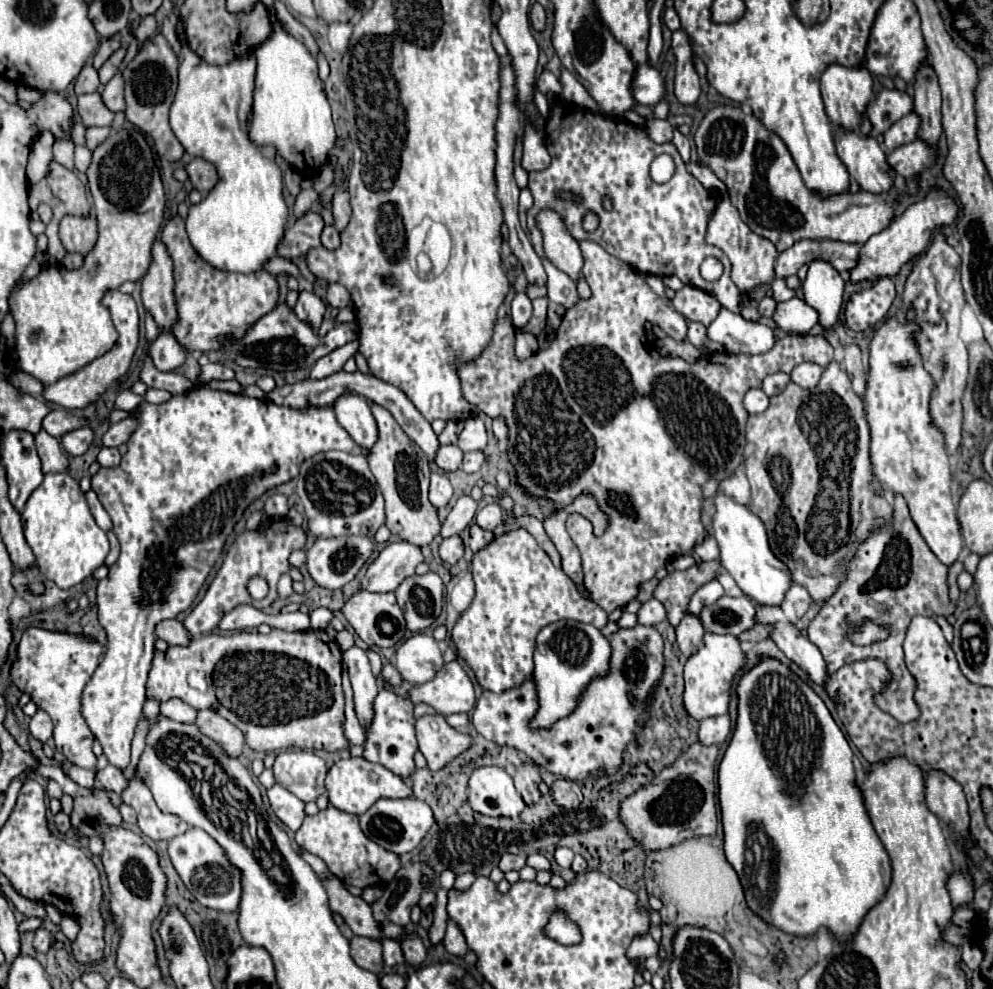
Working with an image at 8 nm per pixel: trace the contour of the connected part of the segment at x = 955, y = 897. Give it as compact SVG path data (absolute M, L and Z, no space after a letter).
M956 872L950 876L950 882L948 882L948 892L952 896L952 902L954 906L960 906L964 902L970 902L972 896L974 896L974 888L972 888L972 880L966 878L964 874Z

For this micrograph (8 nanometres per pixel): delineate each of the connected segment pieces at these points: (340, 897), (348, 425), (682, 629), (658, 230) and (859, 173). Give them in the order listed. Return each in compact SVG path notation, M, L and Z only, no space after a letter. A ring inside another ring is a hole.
M298 850L298 854L318 874L322 886L328 892L328 906L330 906L330 910L336 912L336 914L340 914L354 934L368 936L368 938L380 938L382 930L378 928L378 922L372 918L372 908L364 902L364 898L352 896L346 890L346 886L342 884L342 880L338 880L326 868L326 864L318 856L314 856L314 854L306 852L306 850Z
M342 394L334 402L336 420L340 426L360 444L366 448L372 448L372 444L378 440L378 428L376 420L370 412L370 404L364 396L358 394Z
M686 614L682 622L676 626L676 640L678 640L680 652L686 658L692 656L702 646L702 636L704 636L704 628L700 620L692 614Z
M558 98L552 108L550 108L550 116L546 120L546 148L552 156L552 164L546 170L540 172L530 172L528 174L528 188L534 196L534 206L528 210L528 230L530 230L530 240L532 246L536 250L536 254L540 254L543 248L542 233L536 226L536 214L544 208L552 208L556 210L564 222L566 228L570 230L570 234L576 240L594 240L598 242L602 248L606 248L606 252L610 252L612 256L618 256L624 264L630 264L634 270L642 272L642 274L654 274L654 276L678 276L684 284L692 284L696 288L702 288L706 292L716 294L716 298L720 300L720 304L724 308L730 308L730 312L740 312L742 308L742 298L740 292L736 288L736 284L730 280L730 260L726 258L726 254L716 248L710 246L706 242L706 228L708 228L708 218L714 212L714 204L718 204L718 196L714 190L708 190L700 184L700 180L696 180L684 166L676 146L672 142L664 142L664 144L656 144L652 140L648 140L648 132L646 128L634 126L630 122L614 122L608 116L602 116L598 112L586 110L586 108L578 108L572 102L566 102L562 98ZM598 148L602 148L602 188L598 188ZM658 154L670 154L676 162L676 172L674 176L666 182L666 184L656 184L648 170L650 170L650 162L658 156ZM556 190L566 190L576 194L580 200L572 202L572 200L558 200L554 196ZM604 196L612 198L612 210L604 210L602 200ZM592 210L598 214L600 218L600 226L590 234L586 230L582 230L582 216ZM714 256L724 264L724 274L720 276L720 280L716 282L706 282L700 276L700 264L704 258Z
M840 128L836 150L850 176L860 184L860 190L872 194L890 192L896 172L886 162L886 154L874 138L866 138L856 132L850 134Z

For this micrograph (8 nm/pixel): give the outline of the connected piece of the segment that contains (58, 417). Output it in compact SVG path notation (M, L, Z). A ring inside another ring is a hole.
M50 410L46 414L46 418L42 420L42 428L54 438L62 438L66 432L72 432L72 430L82 428L82 426L88 426L88 422L68 414L64 410Z

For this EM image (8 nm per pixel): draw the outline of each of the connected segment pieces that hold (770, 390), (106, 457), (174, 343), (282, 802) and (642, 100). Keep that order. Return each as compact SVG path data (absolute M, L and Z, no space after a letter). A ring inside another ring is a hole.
M776 372L776 374L770 374L764 384L762 384L762 390L768 394L768 396L778 396L778 392L782 392L782 388L786 388L786 384L790 382L790 376L784 374L784 372Z
M102 448L100 450L100 454L98 454L98 462L100 462L100 466L118 466L120 464L120 452L118 452L118 448Z
M160 330L158 340L150 346L150 356L158 370L174 372L176 368L180 368L184 364L186 350L178 344L178 340L170 332Z
M274 784L268 790L268 802L270 808L274 810L274 814L292 830L296 832L302 826L304 820L304 802L298 800L292 792L288 792L286 788L282 788L280 784Z
M642 64L632 82L632 94L638 104L658 104L664 98L664 78L652 64Z

